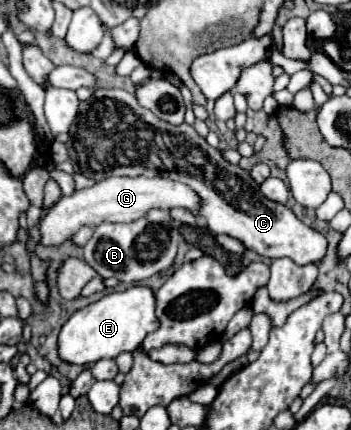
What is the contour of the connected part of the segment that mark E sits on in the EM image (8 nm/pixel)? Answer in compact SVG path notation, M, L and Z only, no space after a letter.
M131 287L121 293L105 295L103 299L75 311L59 331L57 351L65 363L91 365L99 359L115 359L119 353L135 351L145 335L157 327L159 321L155 317L153 291L149 287Z

